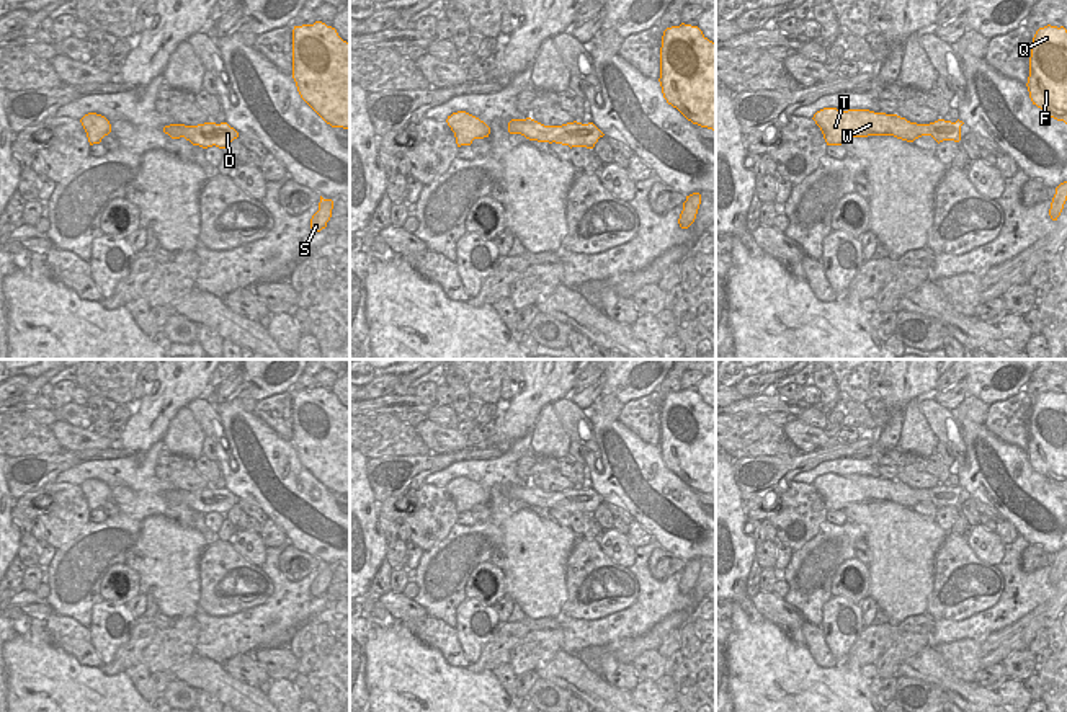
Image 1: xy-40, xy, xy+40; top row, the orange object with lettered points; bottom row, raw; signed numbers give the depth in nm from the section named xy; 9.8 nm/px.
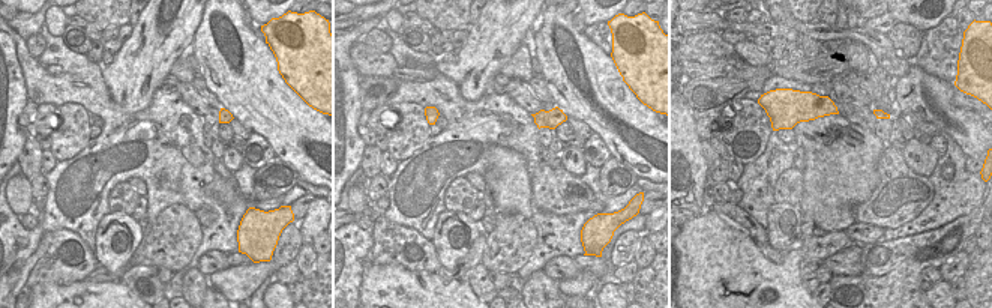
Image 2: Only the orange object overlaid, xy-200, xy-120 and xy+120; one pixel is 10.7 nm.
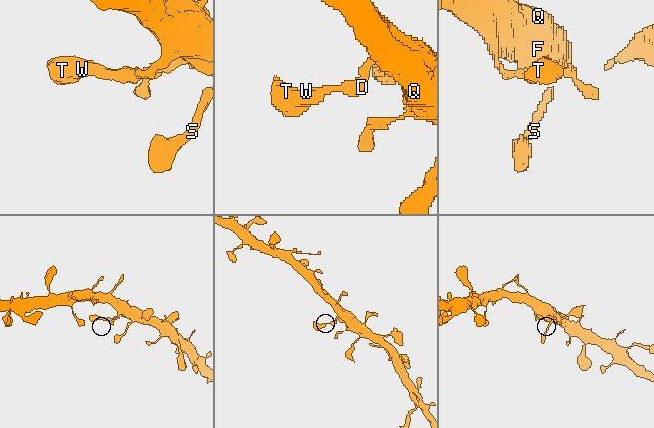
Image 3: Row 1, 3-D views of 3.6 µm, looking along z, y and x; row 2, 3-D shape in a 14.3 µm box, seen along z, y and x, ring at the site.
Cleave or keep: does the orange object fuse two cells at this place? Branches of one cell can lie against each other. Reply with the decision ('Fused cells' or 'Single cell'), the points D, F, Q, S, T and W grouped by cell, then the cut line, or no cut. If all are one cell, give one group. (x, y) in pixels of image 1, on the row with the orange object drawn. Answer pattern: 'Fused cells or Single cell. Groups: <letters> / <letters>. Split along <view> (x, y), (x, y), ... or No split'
Single cell. Groups: D F Q S T W. No split.

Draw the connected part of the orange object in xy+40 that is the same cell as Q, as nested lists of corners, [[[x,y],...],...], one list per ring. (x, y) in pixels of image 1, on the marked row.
[[[1039,28],[1033,38],[1028,91],[1033,105],[1067,124],[1067,29]]]

